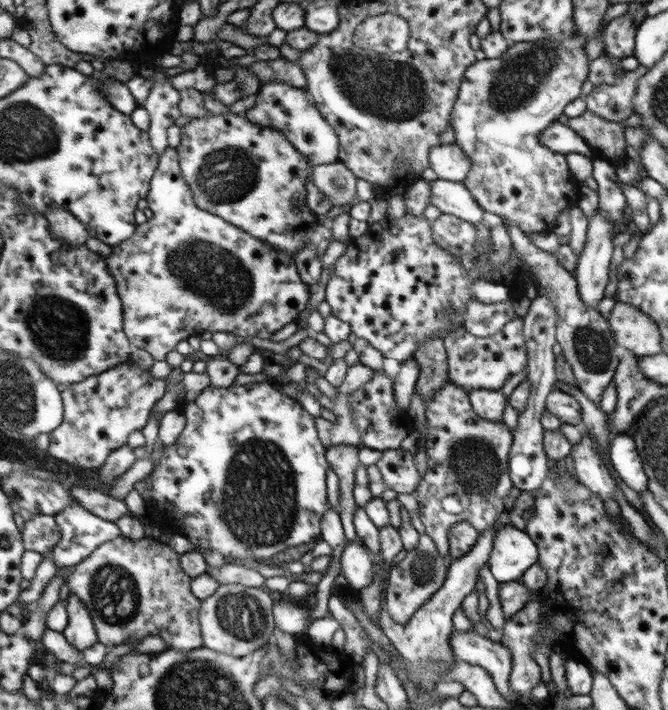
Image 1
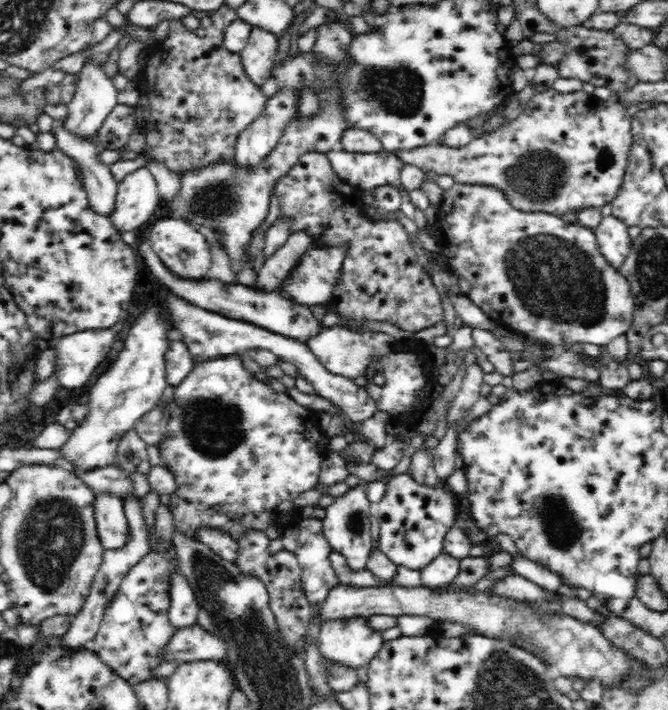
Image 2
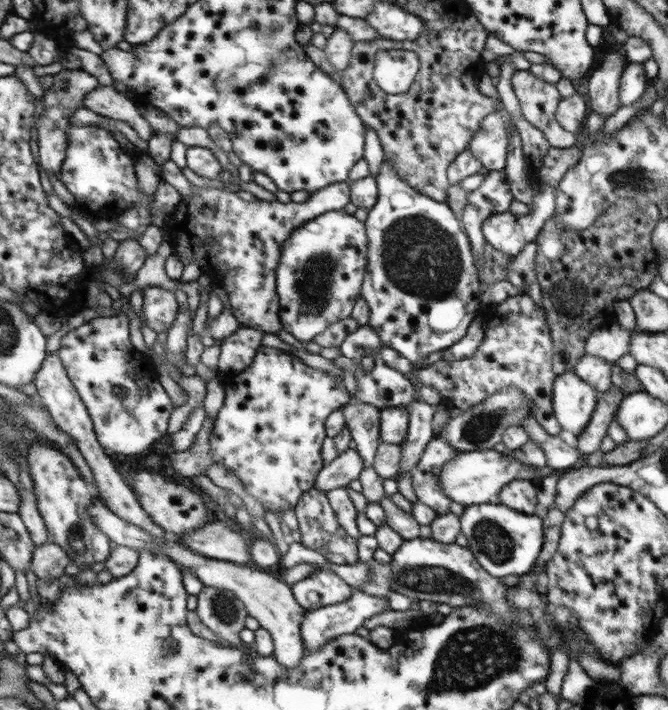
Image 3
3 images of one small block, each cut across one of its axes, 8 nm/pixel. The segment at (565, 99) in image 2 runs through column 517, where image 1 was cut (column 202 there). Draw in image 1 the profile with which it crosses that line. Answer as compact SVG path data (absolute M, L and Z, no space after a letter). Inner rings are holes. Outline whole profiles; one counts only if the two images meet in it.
M229 111L225 114L212 114L208 112L208 116L202 116L202 118L192 117L190 124L180 127L180 137L180 145L176 148L180 170L188 185L190 185L194 203L198 207L220 215L224 220L236 225L236 227L244 228L244 231L250 233L250 235L258 237L260 240L266 240L266 243L270 243L272 247L290 253L290 255L295 255L296 251L300 251L300 247L304 247L306 239L314 239L316 232L310 230L310 222L315 224L317 216L313 217L313 214L310 214L310 208L307 205L307 182L312 178L314 166L288 142L288 138L282 132L278 132L276 128L270 128L270 126L252 124L252 121L248 120L246 112L232 113Z

